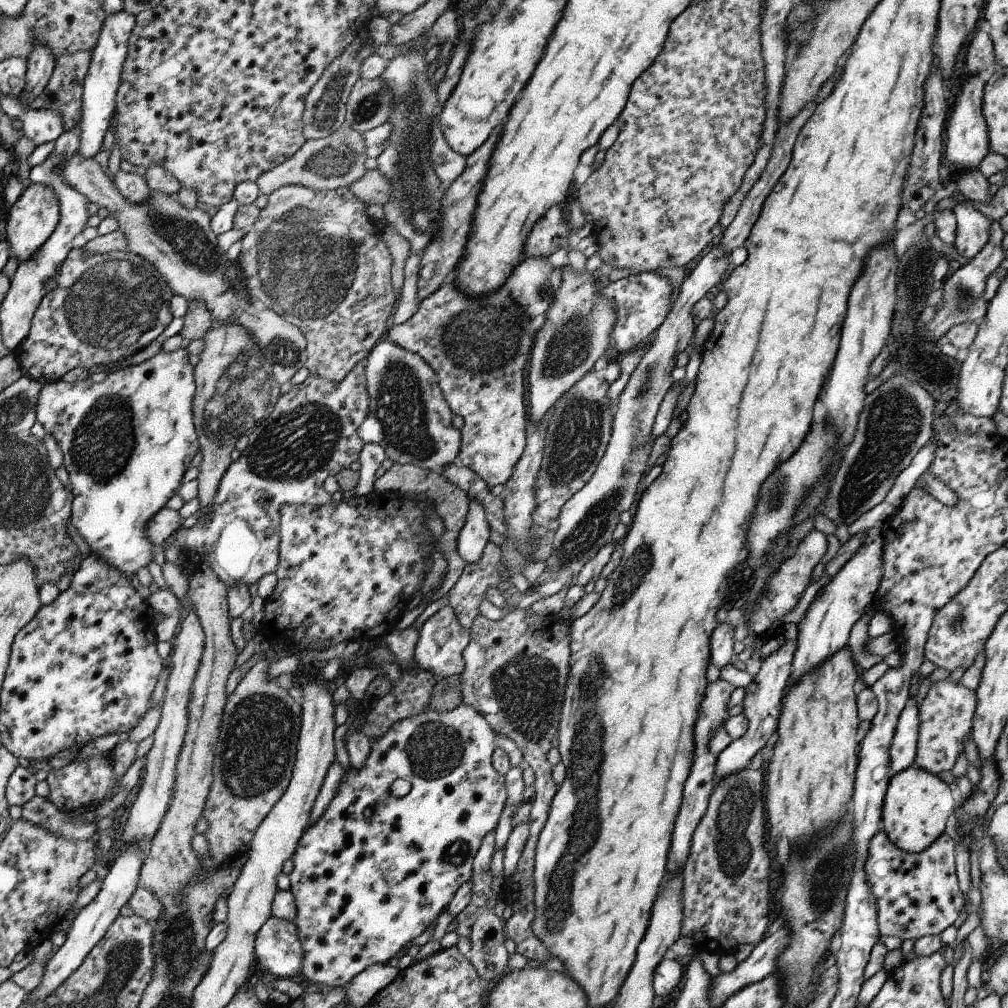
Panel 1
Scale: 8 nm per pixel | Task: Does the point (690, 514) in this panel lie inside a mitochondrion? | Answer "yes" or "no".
no

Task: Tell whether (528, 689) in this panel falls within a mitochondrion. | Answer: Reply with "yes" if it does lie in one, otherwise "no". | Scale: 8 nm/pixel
yes

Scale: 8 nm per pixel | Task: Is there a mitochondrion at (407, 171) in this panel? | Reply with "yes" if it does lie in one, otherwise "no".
yes

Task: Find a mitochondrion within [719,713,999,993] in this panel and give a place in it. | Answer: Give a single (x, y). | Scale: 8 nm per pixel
(827, 882)

